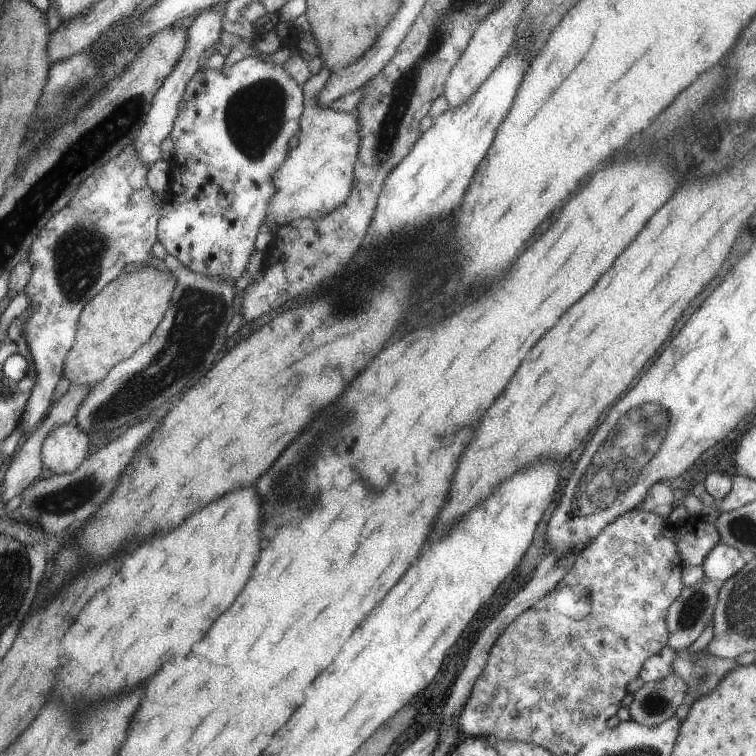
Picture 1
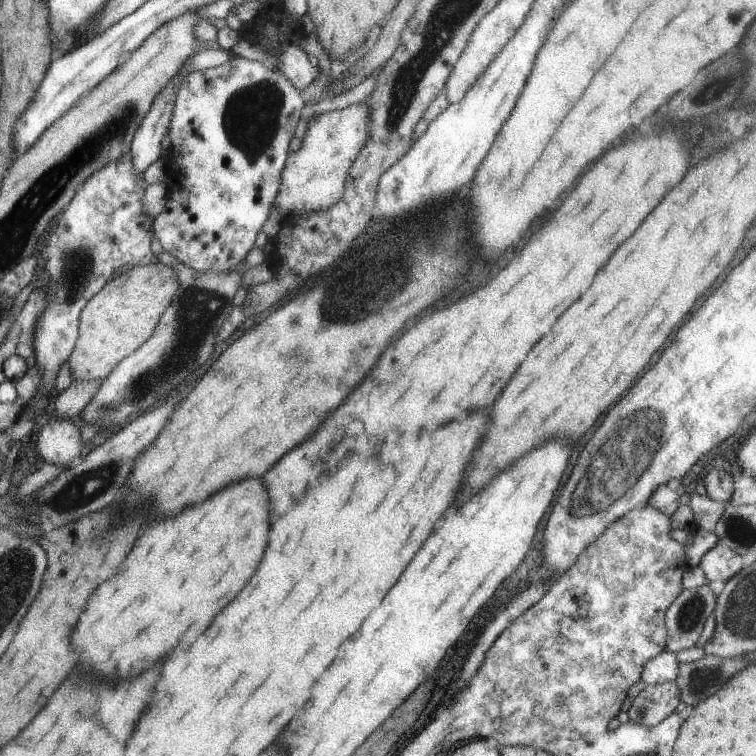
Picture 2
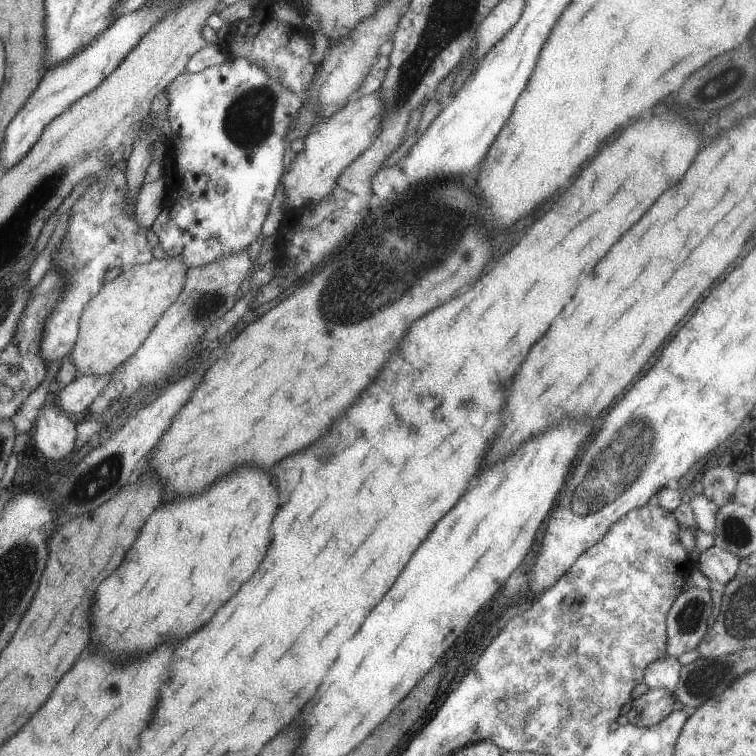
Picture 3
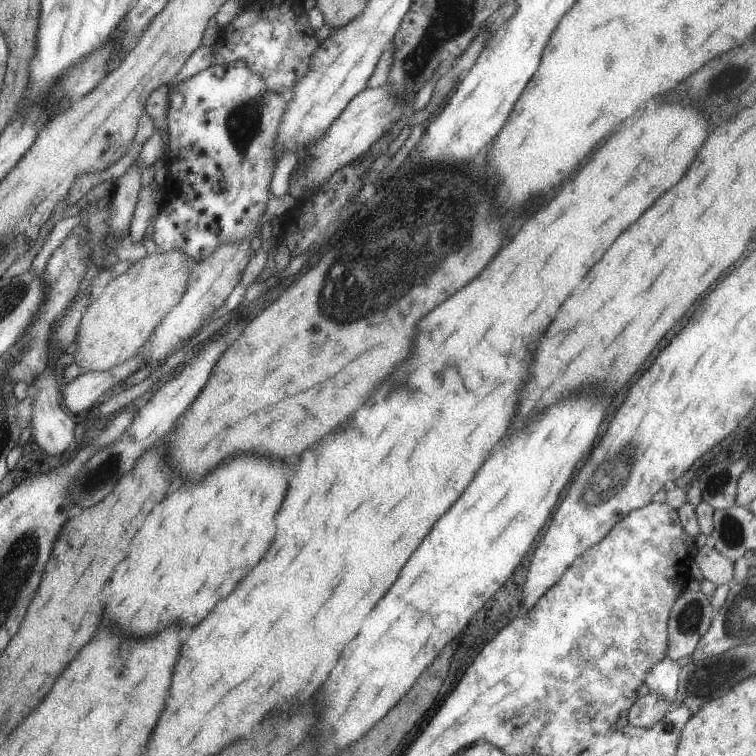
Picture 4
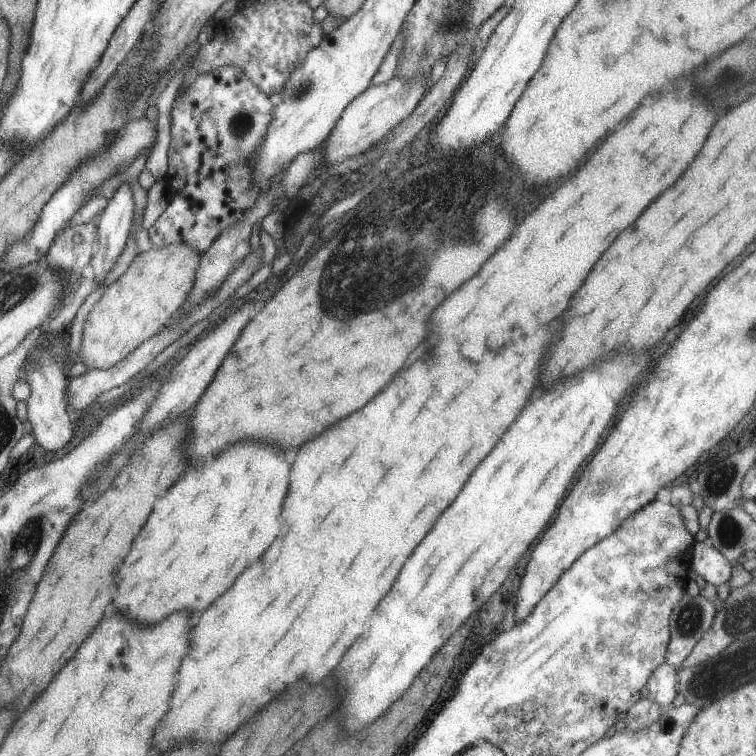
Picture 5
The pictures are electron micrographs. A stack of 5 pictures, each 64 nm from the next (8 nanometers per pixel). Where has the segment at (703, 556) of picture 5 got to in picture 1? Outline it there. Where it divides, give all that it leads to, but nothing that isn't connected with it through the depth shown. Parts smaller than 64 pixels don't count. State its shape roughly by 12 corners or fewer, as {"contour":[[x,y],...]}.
{"contour":[[718,542],[701,564],[704,576],[717,583],[740,568],[735,548]]}

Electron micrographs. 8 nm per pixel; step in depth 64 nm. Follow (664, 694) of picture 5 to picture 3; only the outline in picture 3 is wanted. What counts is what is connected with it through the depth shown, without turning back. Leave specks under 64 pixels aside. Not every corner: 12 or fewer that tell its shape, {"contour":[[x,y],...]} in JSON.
{"contour":[[665,654],[643,670],[648,687],[676,693],[680,665]]}

